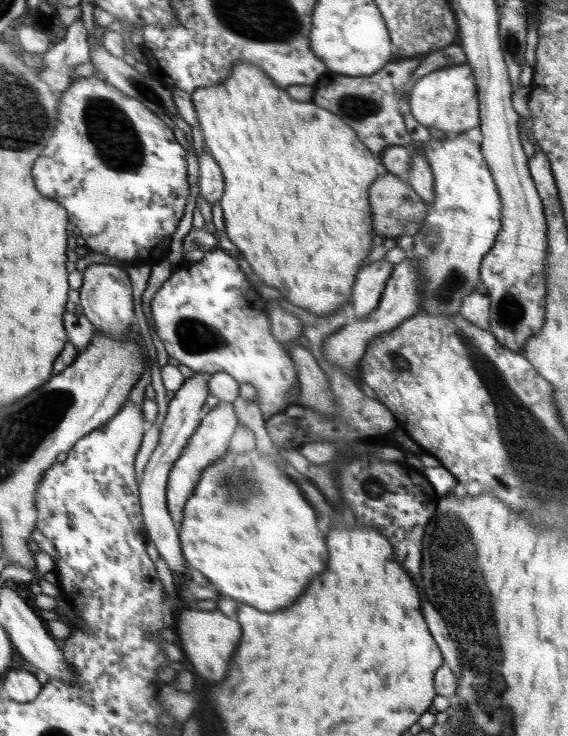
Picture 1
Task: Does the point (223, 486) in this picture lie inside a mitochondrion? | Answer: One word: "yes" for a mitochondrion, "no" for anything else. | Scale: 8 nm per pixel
yes

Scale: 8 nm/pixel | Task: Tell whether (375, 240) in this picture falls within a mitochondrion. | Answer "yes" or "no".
no

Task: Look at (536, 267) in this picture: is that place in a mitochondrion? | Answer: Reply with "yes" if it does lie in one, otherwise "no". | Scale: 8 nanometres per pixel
no

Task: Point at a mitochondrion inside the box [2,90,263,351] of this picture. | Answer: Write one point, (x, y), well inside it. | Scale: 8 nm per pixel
(113, 136)

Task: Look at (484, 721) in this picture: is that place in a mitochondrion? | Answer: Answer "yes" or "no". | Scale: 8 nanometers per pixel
yes

